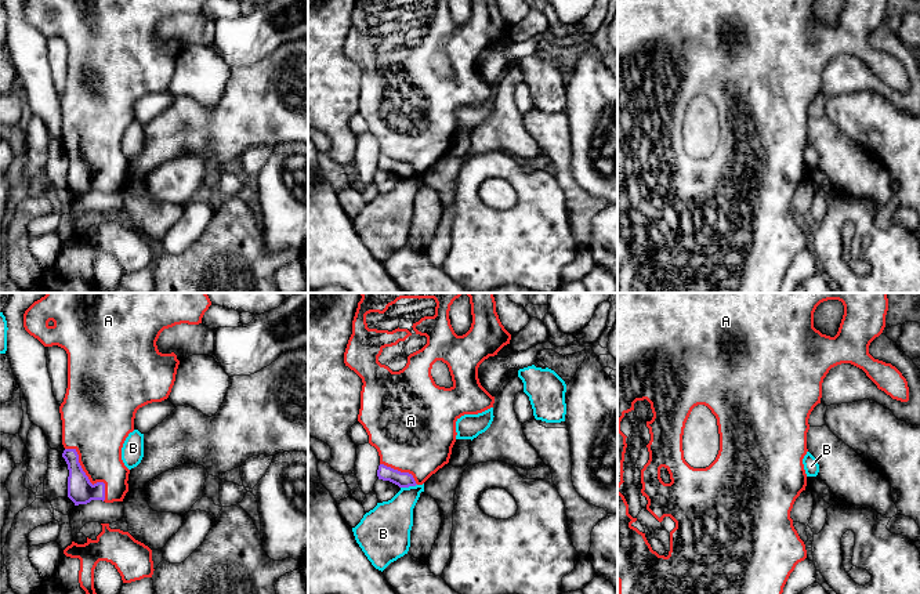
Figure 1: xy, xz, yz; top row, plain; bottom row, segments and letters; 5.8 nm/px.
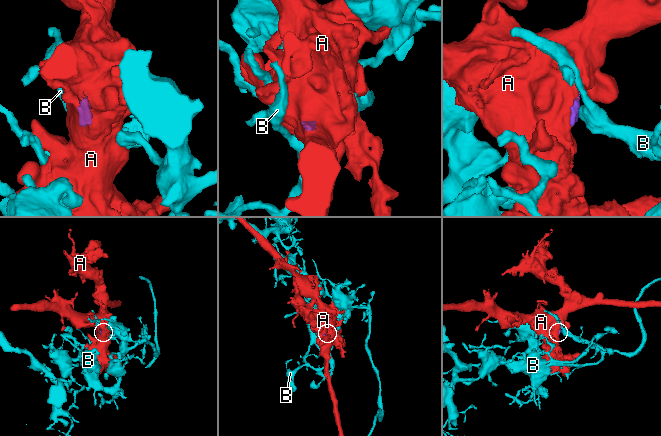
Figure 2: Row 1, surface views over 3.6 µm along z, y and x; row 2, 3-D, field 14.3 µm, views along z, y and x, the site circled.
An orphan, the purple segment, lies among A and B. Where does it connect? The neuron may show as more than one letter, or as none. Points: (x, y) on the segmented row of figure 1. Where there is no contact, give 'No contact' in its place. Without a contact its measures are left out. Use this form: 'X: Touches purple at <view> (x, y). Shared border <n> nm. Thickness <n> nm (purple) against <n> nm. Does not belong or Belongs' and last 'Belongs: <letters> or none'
A: Touches purple at xy (87, 477). Shared border 380 nm. Thickness 160 nm (purple) against 300 nm. Belongs
B: Touches purple at xz (408, 486). Shared border 100 nm. Thickness 100 nm (purple) against 260 nm. Does not belong
Belongs: A

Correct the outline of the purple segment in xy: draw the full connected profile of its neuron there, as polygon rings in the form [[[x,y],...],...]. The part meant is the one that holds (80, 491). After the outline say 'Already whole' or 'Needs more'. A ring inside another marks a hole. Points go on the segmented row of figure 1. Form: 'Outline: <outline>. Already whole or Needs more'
Outline: [[[47,293],[23,314],[25,330],[44,347],[58,345],[68,354],[68,388],[59,406],[62,420],[62,457],[69,470],[68,497],[75,503],[91,500],[123,501],[128,492],[130,470],[122,460],[122,448],[134,431],[140,408],[169,398],[180,361],[174,352],[162,354],[156,341],[164,329],[199,325],[211,305],[206,293]]]. Needs more

